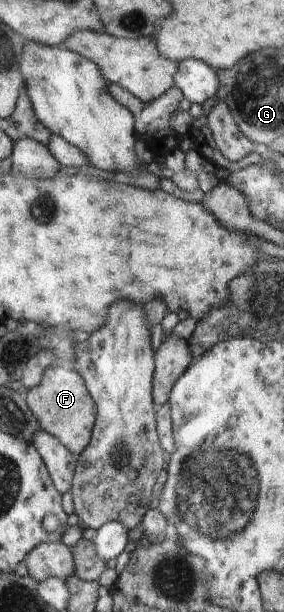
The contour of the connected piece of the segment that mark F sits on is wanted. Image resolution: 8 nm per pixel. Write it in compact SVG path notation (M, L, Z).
M57 362L45 371L45 377L36 388L25 392L30 410L38 418L42 430L61 440L75 454L81 454L89 444L91 430L96 422L97 408L85 387L83 378L74 370L65 370Z

